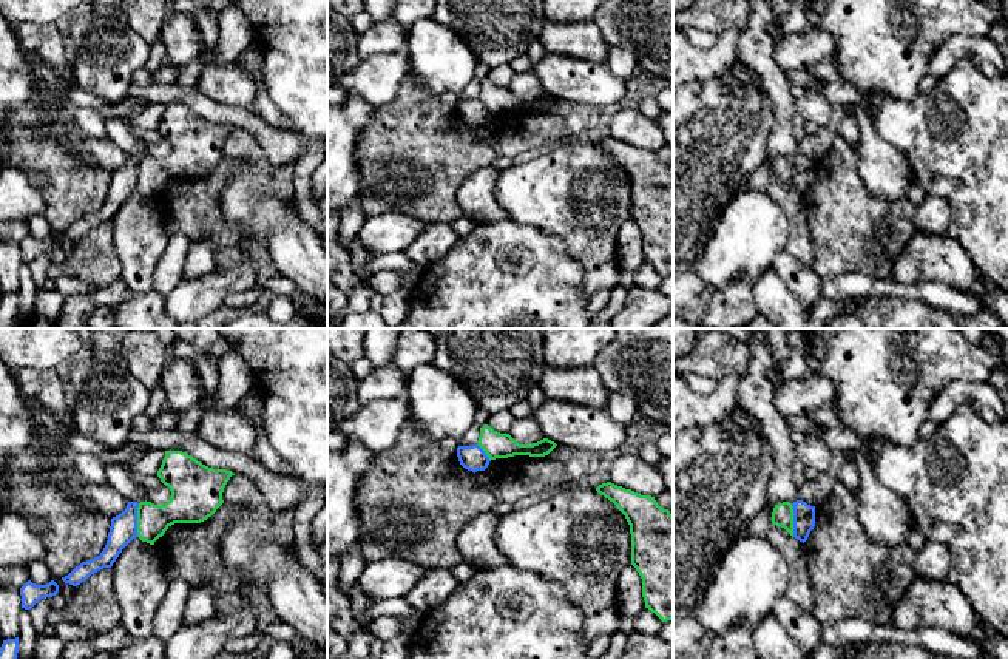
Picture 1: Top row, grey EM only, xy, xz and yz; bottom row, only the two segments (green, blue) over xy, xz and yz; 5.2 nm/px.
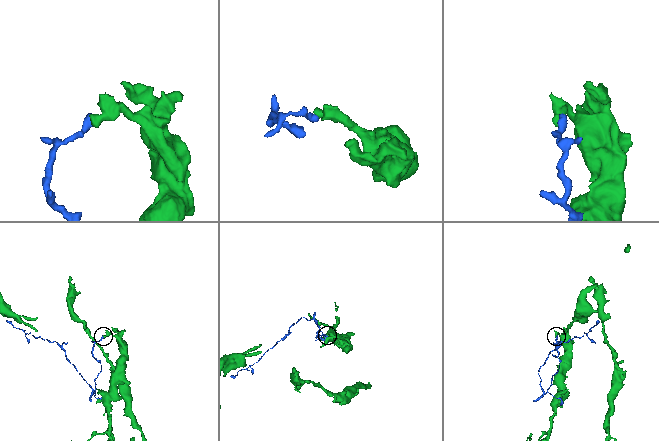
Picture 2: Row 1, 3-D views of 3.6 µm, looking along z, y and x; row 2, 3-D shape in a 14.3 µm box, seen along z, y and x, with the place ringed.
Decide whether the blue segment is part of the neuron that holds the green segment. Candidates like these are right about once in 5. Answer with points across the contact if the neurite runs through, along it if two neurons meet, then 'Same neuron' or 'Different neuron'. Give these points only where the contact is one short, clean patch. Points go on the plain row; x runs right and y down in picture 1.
Different neuron

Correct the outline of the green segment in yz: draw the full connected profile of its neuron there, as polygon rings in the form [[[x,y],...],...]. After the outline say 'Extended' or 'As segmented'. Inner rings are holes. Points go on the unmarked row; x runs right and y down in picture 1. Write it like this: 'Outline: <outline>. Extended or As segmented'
Outline: [[[789,156],[775,159],[772,177],[784,182],[793,191],[793,161]]]. As segmented

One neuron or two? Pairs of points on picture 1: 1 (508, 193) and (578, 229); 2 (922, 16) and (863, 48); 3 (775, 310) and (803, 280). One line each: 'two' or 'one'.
1: one
2: one
3: two

